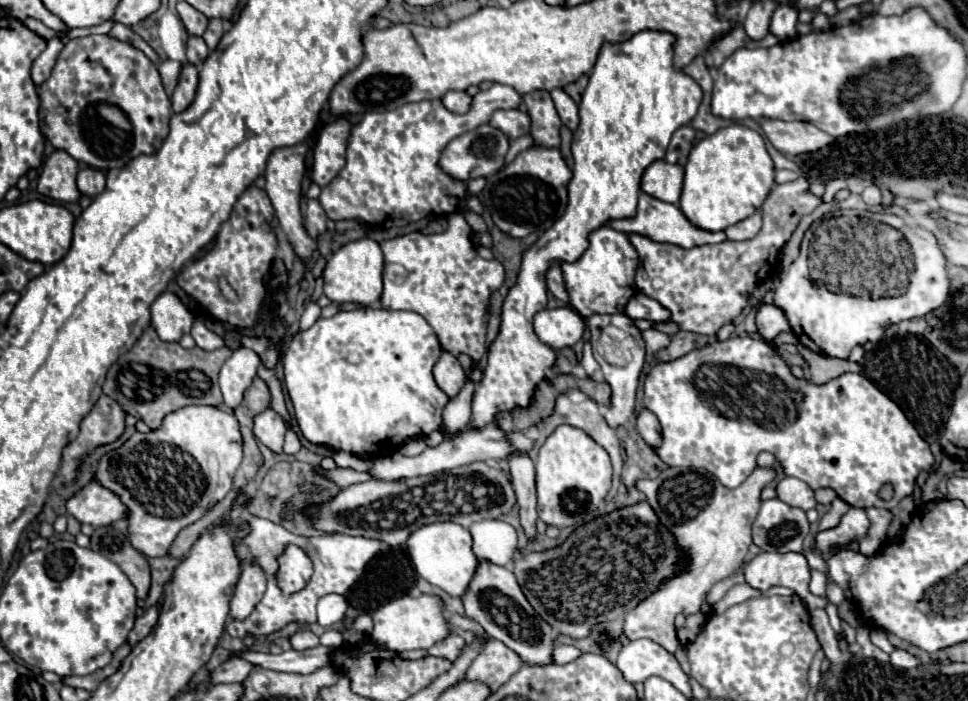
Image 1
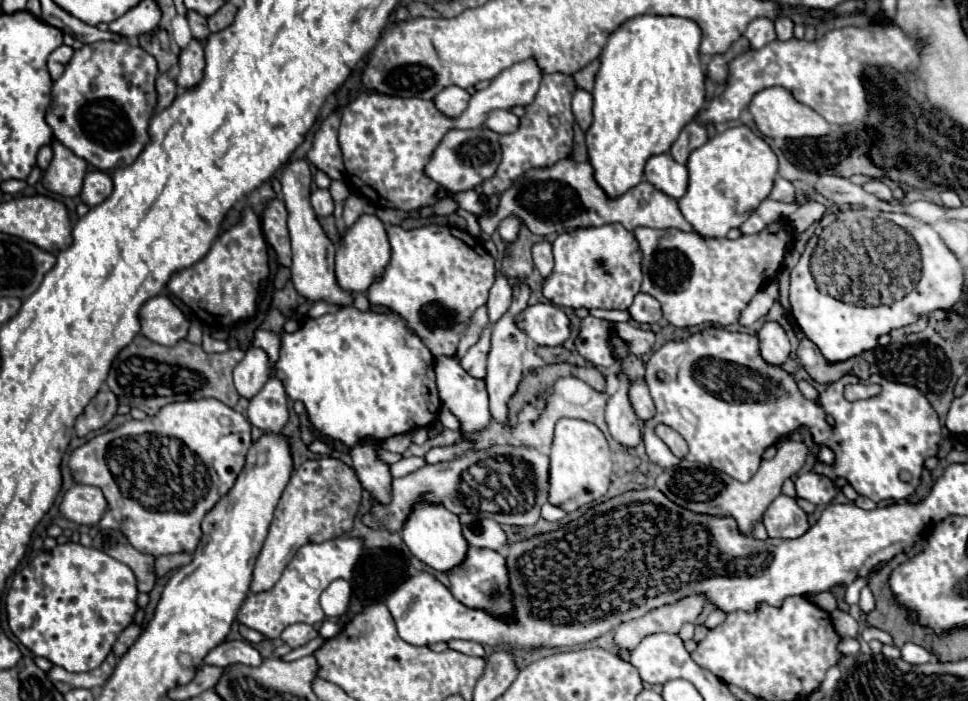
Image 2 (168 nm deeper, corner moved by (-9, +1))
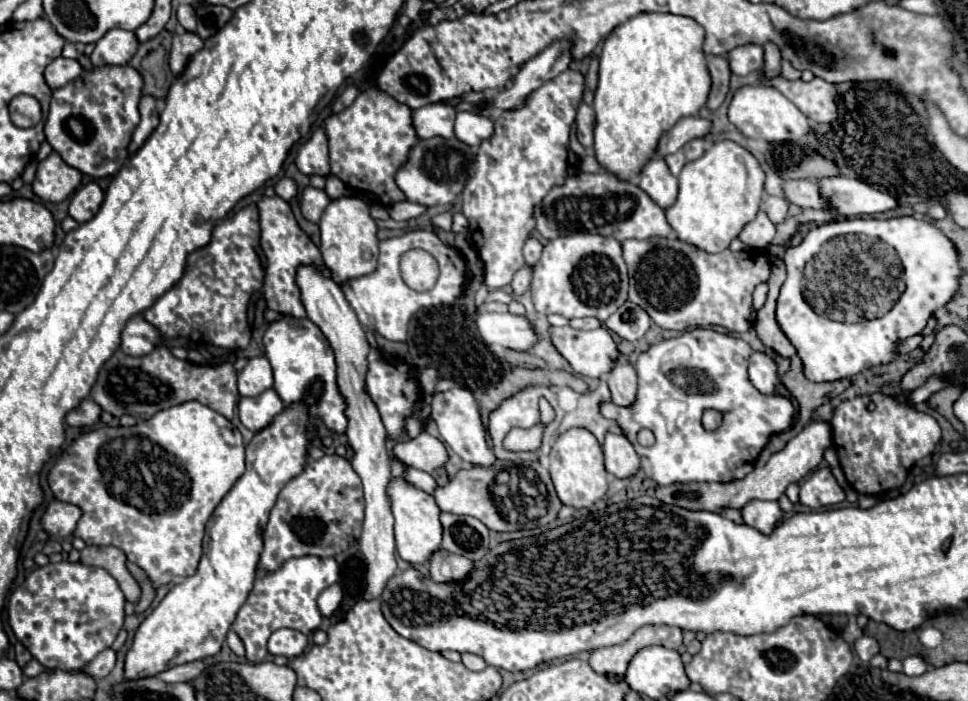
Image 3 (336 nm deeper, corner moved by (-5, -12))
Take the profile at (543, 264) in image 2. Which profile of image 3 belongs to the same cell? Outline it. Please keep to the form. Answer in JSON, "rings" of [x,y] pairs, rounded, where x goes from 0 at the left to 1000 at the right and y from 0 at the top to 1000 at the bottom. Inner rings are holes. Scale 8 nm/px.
{"rings":[[[544,341],[542,344],[542,352],[540,352],[540,364],[542,364],[542,378],[544,381],[553,381],[557,367],[559,367],[559,358],[561,358],[561,350],[555,344],[555,341]]]}

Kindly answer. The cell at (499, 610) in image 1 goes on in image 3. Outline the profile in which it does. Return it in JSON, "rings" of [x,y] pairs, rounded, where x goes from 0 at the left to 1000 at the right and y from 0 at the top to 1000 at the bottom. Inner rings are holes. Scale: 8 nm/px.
{"rings":[[[454,783],[447,789],[447,800],[443,803],[445,826],[454,832],[472,829],[478,832],[489,817],[489,803],[482,795],[472,795],[468,789],[460,789],[460,783]]]}

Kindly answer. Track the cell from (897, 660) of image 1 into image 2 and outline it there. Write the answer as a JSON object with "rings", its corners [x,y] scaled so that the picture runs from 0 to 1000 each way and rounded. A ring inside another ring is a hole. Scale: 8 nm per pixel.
{"rings":[[[935,919],[931,924],[931,939],[939,947],[956,947],[962,942],[962,933],[954,924],[954,922],[947,922],[947,919]]]}

